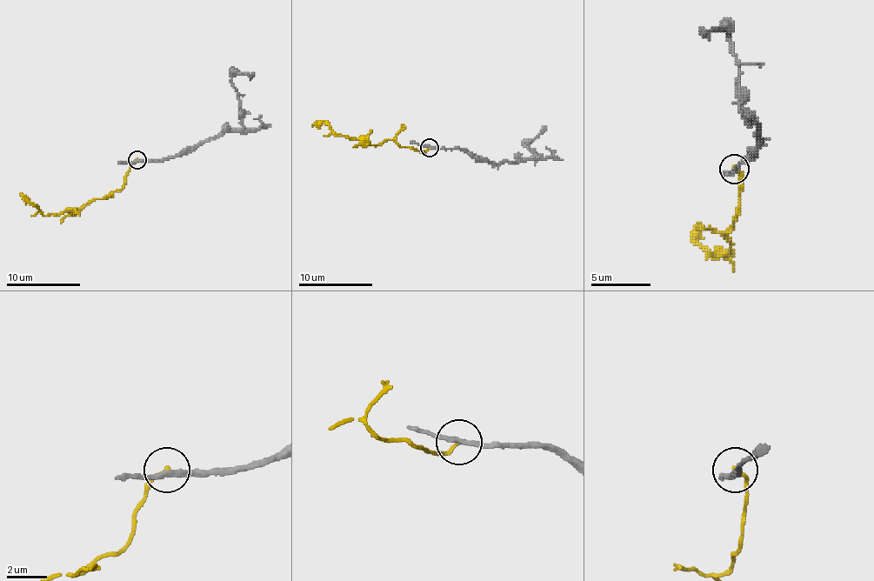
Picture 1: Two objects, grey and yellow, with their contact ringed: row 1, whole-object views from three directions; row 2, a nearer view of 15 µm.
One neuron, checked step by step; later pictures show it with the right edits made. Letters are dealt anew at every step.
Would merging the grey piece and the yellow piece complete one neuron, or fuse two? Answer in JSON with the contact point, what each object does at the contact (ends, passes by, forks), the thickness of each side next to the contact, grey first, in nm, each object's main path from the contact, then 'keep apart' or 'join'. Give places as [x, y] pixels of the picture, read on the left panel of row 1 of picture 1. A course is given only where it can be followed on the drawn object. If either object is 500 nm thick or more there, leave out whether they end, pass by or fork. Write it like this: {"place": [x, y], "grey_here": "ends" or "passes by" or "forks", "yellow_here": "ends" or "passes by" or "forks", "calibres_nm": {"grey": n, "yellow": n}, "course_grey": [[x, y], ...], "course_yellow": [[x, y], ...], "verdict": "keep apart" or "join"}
{"place": [137, 160], "grey_here": "passes by", "yellow_here": "ends", "calibres_nm": {"grey": 240, "yellow": 160}, "course_grey": [[136, 160], [169, 160], [226, 132], [237, 132], [243, 126], [239, 93], [231, 78], [254, 72]], "course_yellow": [[136, 160], [131, 163], [120, 190], [76, 210], [44, 216], [20, 193]], "verdict": "keep apart"}

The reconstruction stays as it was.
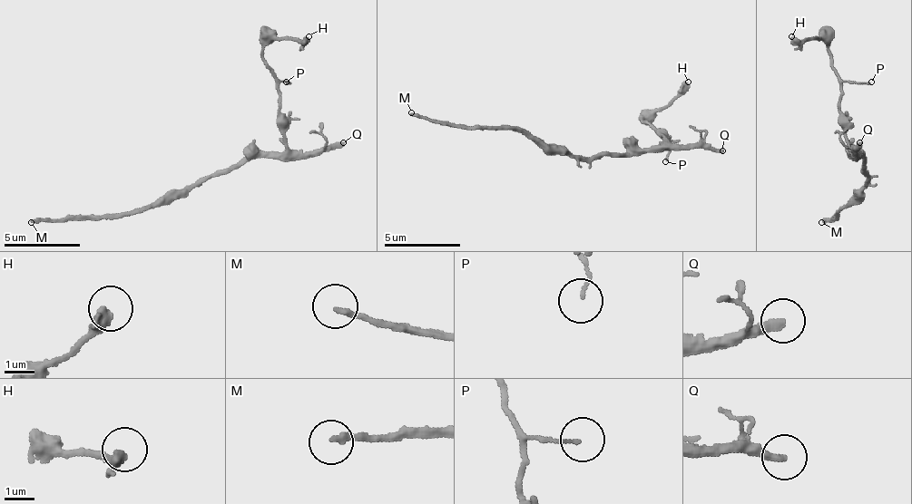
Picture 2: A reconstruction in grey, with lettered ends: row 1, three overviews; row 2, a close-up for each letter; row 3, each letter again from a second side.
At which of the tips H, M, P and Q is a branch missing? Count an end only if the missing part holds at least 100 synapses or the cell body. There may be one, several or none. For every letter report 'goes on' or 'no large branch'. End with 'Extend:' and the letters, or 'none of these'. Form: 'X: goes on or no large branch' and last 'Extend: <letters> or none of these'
H: no large branch
M: goes on
P: no large branch
Q: goes on
Extend: M, Q

